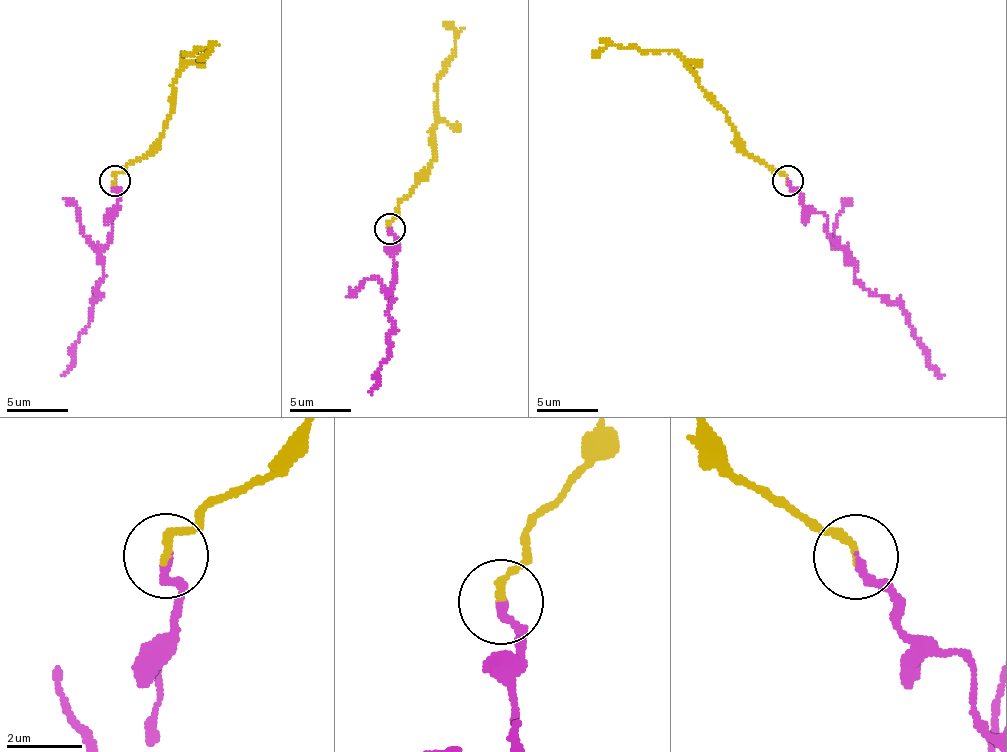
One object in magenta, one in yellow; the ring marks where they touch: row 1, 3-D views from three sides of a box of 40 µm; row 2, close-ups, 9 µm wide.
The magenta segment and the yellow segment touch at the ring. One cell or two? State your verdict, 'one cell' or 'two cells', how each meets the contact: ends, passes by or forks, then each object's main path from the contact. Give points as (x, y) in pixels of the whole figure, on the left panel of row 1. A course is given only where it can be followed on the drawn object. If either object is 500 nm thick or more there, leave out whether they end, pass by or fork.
one cell; magenta ends; yellow ends; course magenta (115, 182), (117, 203), (112, 217), (112, 233), (101, 251), (103, 275), (75, 345), (74, 363), (61, 375); course yellow (115, 182), (126, 167), (153, 149), (170, 112), (173, 79), (185, 52), (212, 48), (198, 57)

